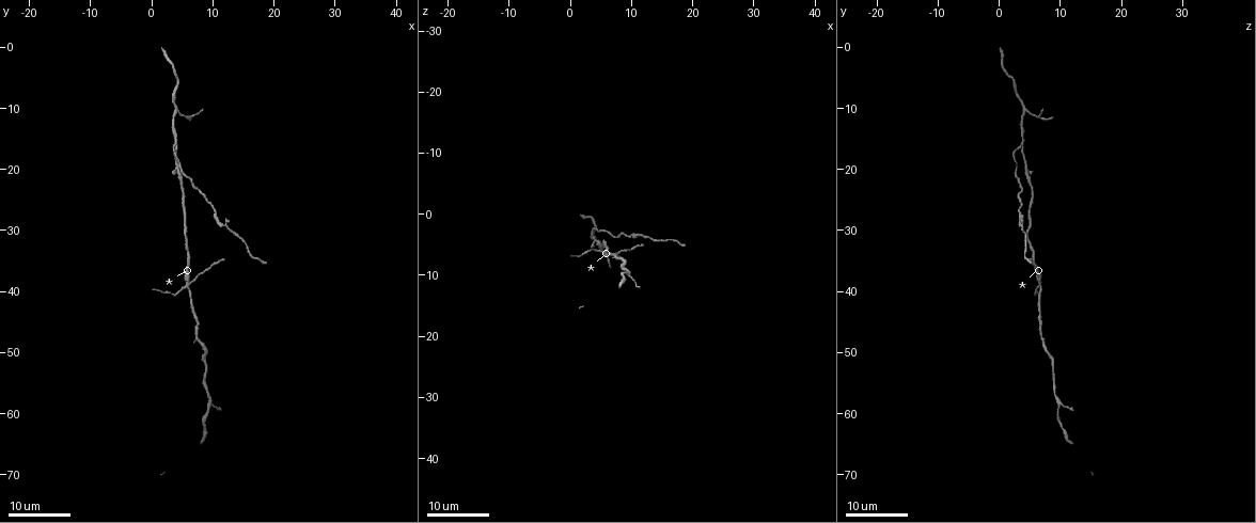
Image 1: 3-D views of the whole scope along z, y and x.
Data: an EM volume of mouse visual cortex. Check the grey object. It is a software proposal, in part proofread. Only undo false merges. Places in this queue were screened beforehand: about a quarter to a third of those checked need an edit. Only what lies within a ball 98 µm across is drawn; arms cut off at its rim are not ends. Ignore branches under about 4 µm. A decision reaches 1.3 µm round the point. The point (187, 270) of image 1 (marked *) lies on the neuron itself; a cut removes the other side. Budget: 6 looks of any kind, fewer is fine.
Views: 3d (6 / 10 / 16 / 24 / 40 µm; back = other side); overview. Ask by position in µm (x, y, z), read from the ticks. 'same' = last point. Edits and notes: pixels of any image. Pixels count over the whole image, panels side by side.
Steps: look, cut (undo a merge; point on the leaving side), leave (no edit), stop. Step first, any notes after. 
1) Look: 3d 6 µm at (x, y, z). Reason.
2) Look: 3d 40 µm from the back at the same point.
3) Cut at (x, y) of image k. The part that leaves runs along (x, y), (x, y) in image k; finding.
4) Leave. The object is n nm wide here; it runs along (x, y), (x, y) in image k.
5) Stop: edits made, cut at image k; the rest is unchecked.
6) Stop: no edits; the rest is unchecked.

Look: 3d 24 µm at (7.0, 38.5, 6.5). Two arms in line, one across.

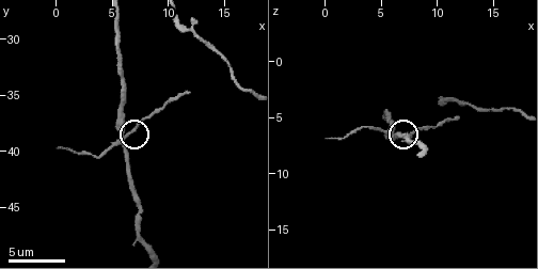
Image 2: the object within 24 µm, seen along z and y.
Look: 3d 6 µm at the same point.

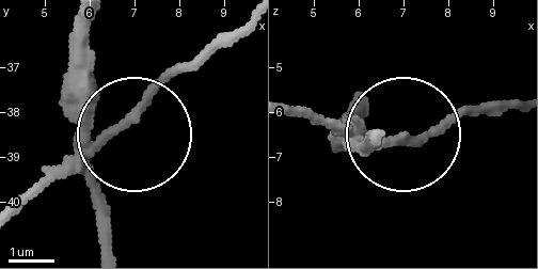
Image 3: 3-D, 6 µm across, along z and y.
Cut at (35, 190) of image 3. 3 arms meet here; the part that leaves runs along (88, 155), (153, 90), (244, 32) in image 3; two neurons meet here.

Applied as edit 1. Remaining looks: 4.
Look: 3d 16 µm at (4.0, 11.0, 5.0). Three-way junction.

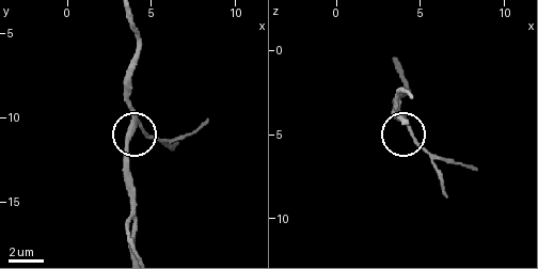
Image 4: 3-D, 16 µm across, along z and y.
Look: 3d 10 µm at (4.4, 10.6, 4.6). Zoom in.

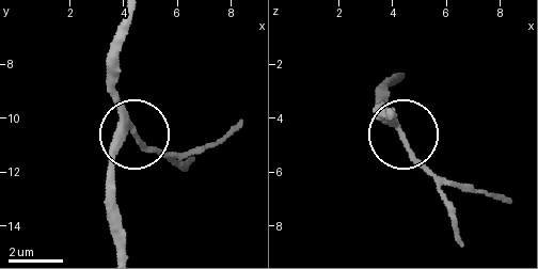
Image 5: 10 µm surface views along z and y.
Leave. The object is 190 nm wide here; it runs along (119, 244), (114, 148), (135, 135), (172, 155) in image 5; all the same neuron.

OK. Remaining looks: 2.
Look: 3d 24 µm at (4.0, 16.0, 3.0). Side arm on a straight run.

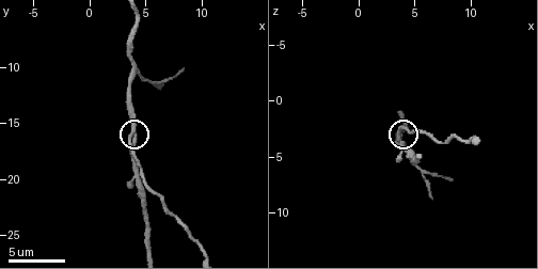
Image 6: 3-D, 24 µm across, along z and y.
Look: 3d 10 µm at (3.6, 16.2, 3.6).

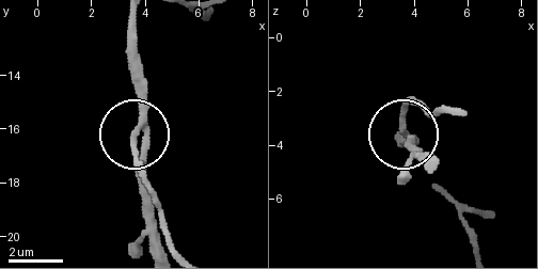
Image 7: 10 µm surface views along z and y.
Cut at (405, 100) of image 7. The object is 200 nm wide here; two neurons meet here.

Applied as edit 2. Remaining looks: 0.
Stop: edits made, cut at image 3, cut at image 7; the rest is unchecked.

